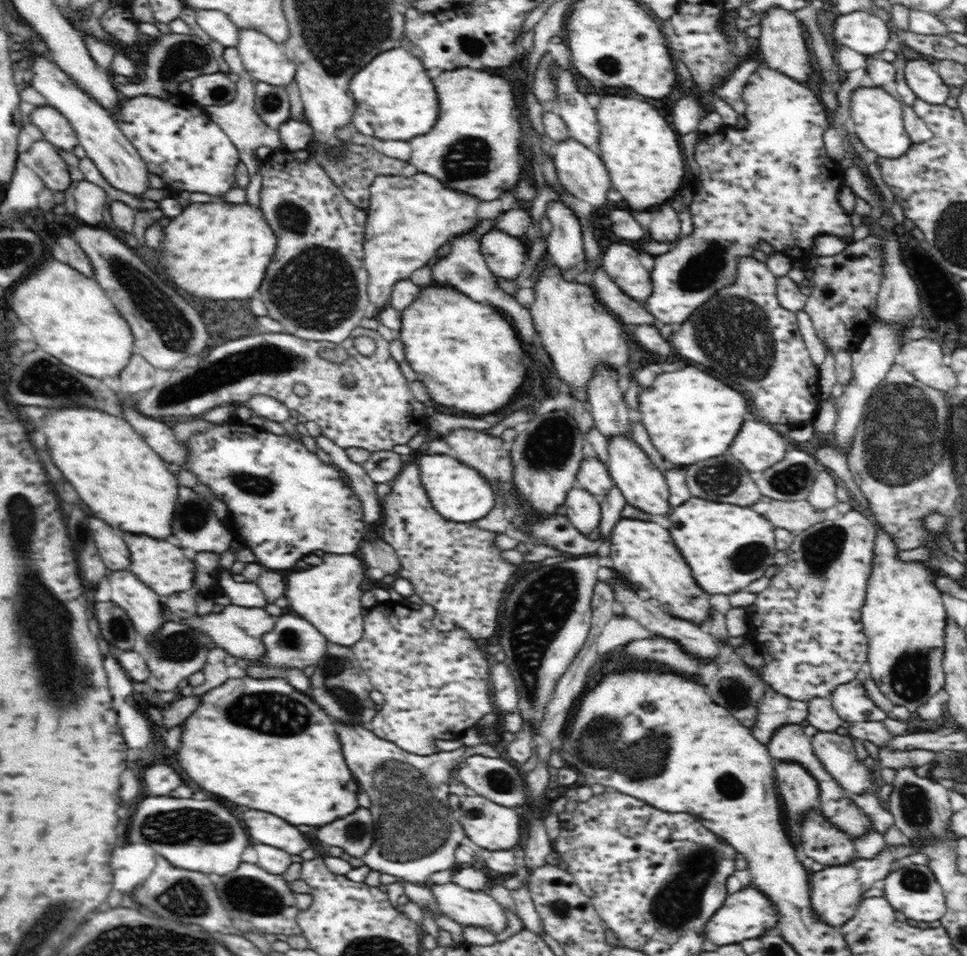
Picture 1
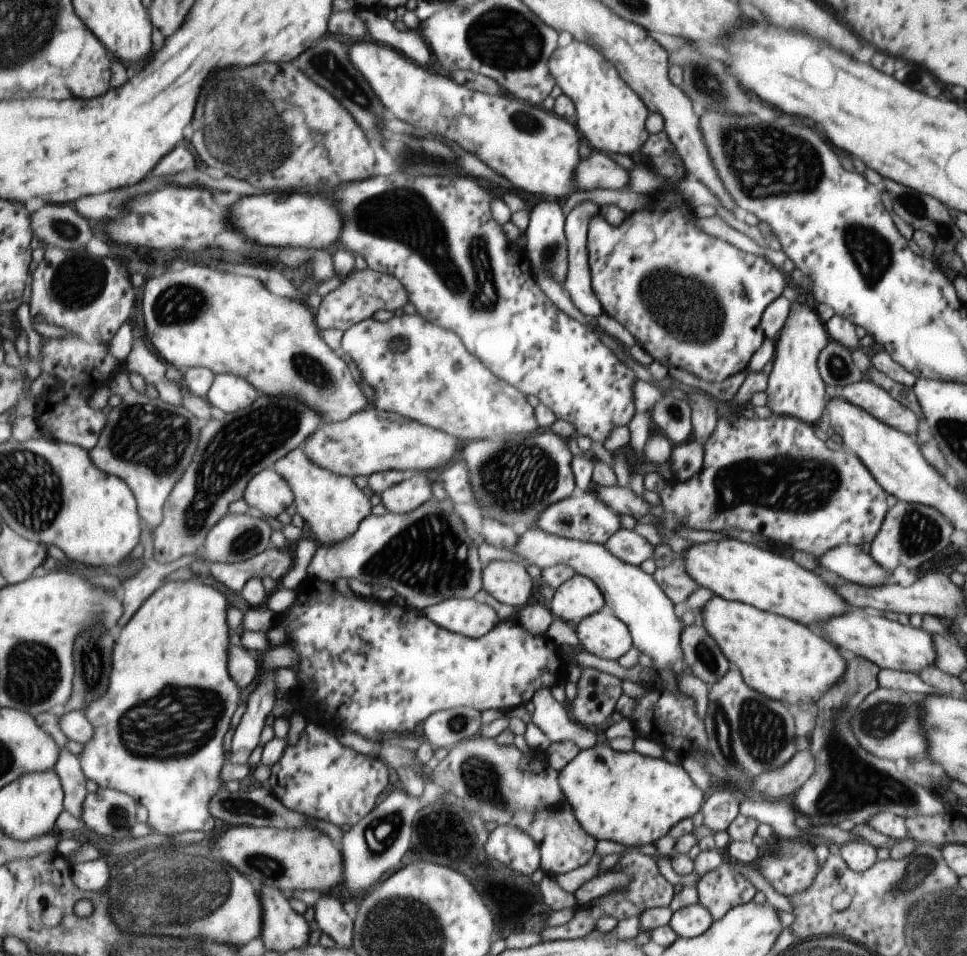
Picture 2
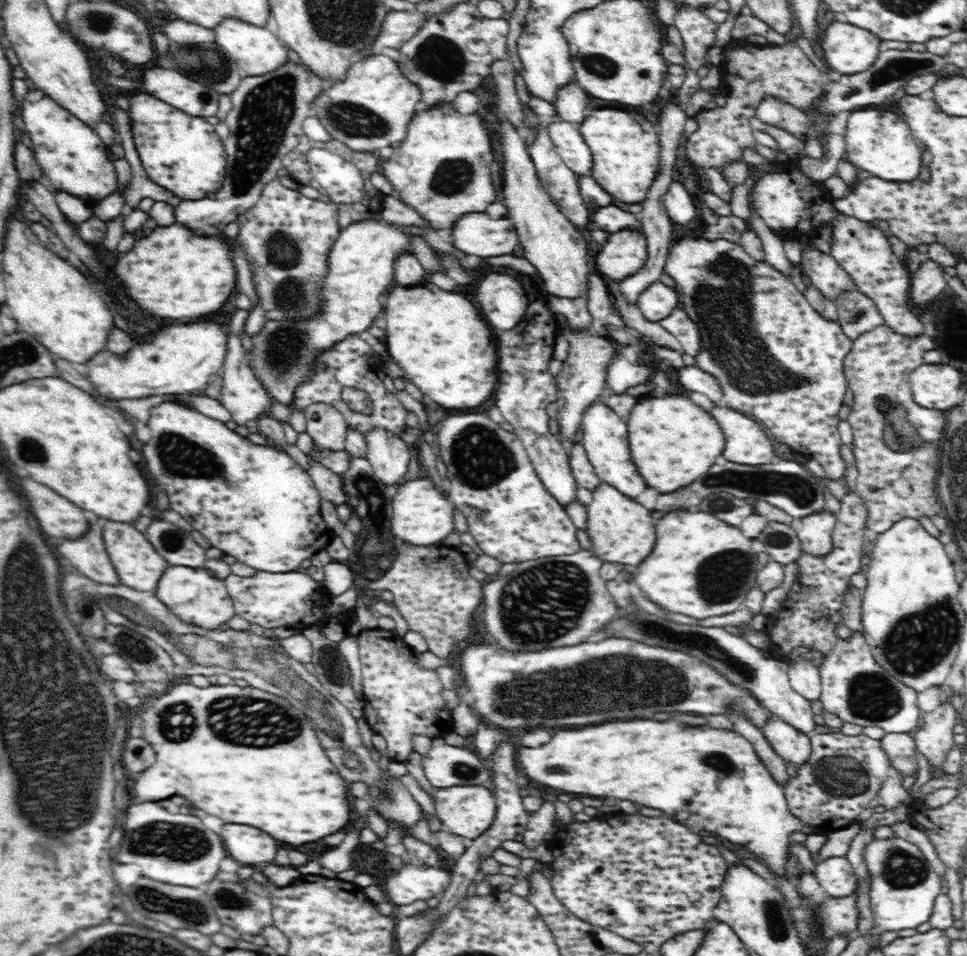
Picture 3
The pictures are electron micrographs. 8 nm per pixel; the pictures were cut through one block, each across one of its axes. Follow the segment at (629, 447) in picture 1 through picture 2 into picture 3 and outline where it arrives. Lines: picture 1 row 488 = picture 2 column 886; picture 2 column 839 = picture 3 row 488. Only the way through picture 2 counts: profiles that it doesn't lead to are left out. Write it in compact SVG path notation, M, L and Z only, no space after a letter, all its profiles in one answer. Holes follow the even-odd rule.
M598 400L590 404L581 419L580 428L584 431L581 439L586 449L587 458L592 463L596 475L601 481L630 499L636 499L648 486L644 486L644 478L640 478L636 463L633 462L629 448L628 425L604 403Z

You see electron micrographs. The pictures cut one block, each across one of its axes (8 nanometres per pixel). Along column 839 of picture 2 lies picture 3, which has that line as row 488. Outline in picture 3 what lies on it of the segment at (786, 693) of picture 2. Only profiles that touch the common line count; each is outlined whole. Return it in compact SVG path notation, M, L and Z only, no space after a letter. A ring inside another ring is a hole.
M684 393L639 398L627 425L629 448L638 473L660 492L674 492L696 481L710 470L725 446L724 433L712 414Z

